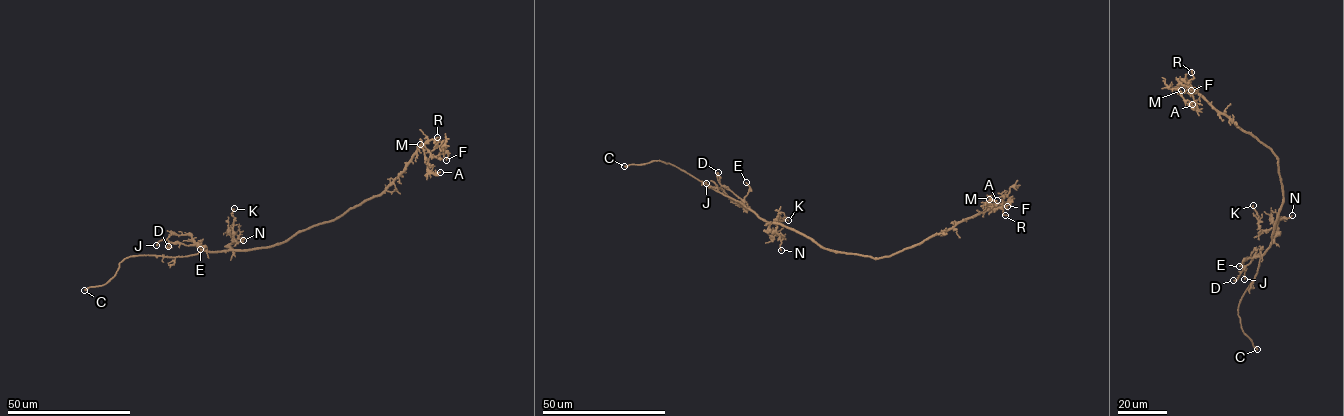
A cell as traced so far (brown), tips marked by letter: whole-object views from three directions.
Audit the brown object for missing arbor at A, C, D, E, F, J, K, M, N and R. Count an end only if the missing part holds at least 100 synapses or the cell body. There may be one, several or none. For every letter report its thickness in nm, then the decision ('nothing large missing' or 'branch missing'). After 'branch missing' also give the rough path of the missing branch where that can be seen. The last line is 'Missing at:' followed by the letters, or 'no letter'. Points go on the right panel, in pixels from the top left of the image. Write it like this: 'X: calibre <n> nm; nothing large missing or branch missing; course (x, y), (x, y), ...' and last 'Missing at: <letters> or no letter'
A: calibre 150 nm; nothing large missing
C: calibre 400 nm; branch missing; course (1257, 349), (1280, 362), (1296, 377)
D: calibre 60 nm; nothing large missing
E: calibre 140 nm; nothing large missing
F: calibre 130 nm; nothing large missing
J: calibre 100 nm; nothing large missing
K: calibre 120 nm; nothing large missing
M: calibre 110 nm; nothing large missing
N: calibre 120 nm; nothing large missing
R: calibre 130 nm; nothing large missing
Missing at: C

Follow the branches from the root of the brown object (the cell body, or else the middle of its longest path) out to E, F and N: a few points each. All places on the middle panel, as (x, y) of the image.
E: (826, 249), (790, 228), (761, 219), (744, 204), (750, 187), (746, 182)
F: (826, 249), (874, 258), (887, 256), (1001, 206), (1007, 196), (1010, 204), (1007, 206)
N: (826, 249), (790, 228), (770, 223), (769, 230), (780, 236), (781, 250)

